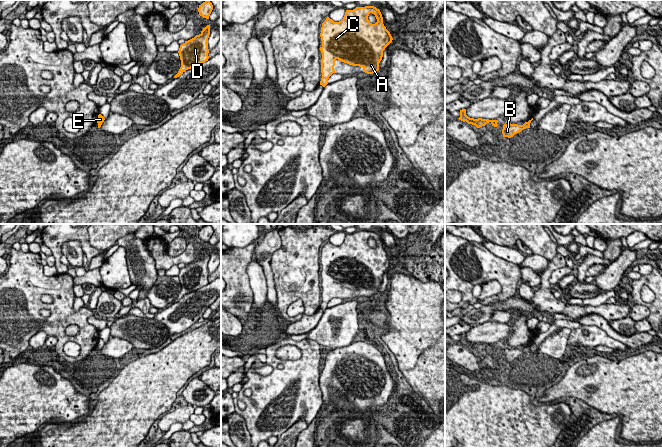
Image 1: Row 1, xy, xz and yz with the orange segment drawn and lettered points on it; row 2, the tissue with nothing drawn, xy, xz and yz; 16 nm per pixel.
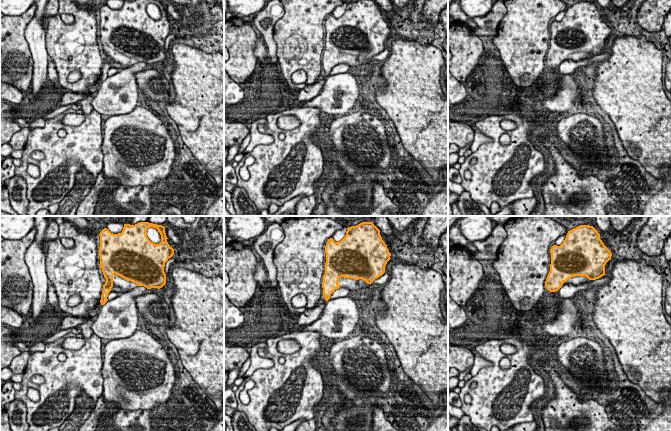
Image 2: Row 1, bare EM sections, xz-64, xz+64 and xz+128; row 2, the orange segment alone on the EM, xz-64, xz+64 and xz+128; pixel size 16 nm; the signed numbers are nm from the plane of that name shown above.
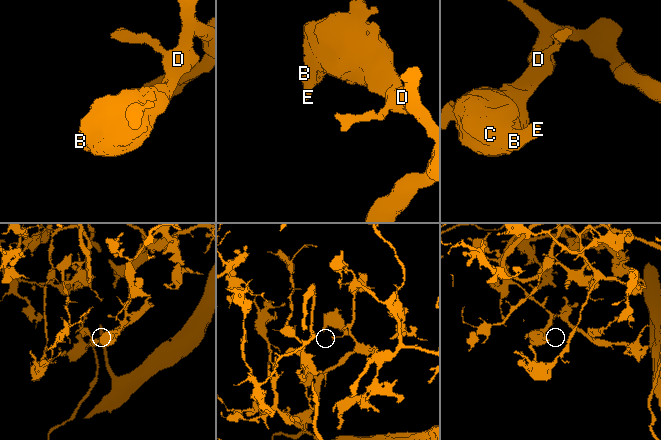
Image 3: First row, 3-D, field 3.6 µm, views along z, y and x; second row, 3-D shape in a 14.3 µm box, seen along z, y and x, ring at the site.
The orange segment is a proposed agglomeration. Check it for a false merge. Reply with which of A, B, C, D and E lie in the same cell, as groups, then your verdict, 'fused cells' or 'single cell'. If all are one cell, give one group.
A B C D E; single cell

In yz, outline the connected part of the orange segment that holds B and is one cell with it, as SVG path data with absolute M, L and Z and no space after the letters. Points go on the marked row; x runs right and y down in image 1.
M533 118L531 120L529 120L528 122L525 122L523 125L504 124L503 129L502 129L503 137L511 138L515 134L521 132L522 130L524 130L526 128L530 128L530 123L531 123L532 120L533 120Z

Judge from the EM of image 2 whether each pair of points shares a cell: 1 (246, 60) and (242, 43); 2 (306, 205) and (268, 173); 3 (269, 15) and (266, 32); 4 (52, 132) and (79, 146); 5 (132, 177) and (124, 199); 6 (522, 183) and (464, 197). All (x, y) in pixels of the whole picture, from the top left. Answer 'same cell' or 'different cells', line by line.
1: same cell
2: different cells
3: same cell
4: same cell
5: different cells
6: different cells

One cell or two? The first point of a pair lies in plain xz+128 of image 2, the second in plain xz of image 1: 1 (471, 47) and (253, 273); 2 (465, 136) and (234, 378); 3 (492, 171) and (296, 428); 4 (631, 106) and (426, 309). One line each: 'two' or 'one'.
1: two
2: two
3: two
4: one

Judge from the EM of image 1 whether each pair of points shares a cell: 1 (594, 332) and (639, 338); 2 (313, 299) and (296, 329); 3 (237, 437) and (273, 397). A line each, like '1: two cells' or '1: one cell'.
1: two cells
2: two cells
3: two cells

